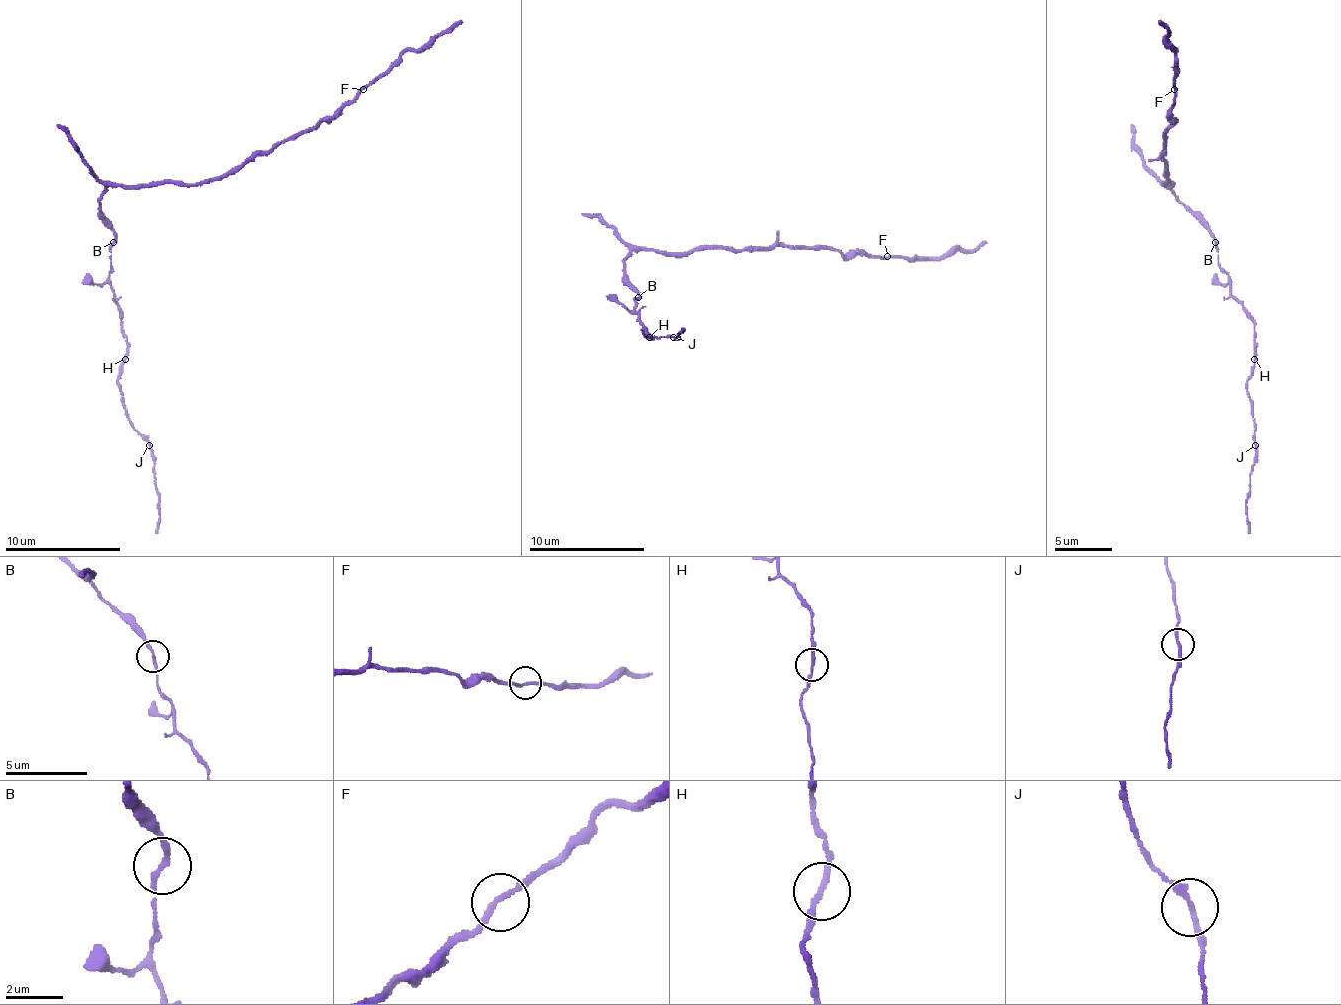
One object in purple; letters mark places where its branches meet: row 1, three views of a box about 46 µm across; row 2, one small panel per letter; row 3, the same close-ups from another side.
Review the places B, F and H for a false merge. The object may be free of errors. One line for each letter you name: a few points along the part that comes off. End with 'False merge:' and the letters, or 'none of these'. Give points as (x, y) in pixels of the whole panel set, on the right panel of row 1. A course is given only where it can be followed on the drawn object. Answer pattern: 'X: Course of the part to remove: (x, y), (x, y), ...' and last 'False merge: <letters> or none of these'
False merge: none of these

